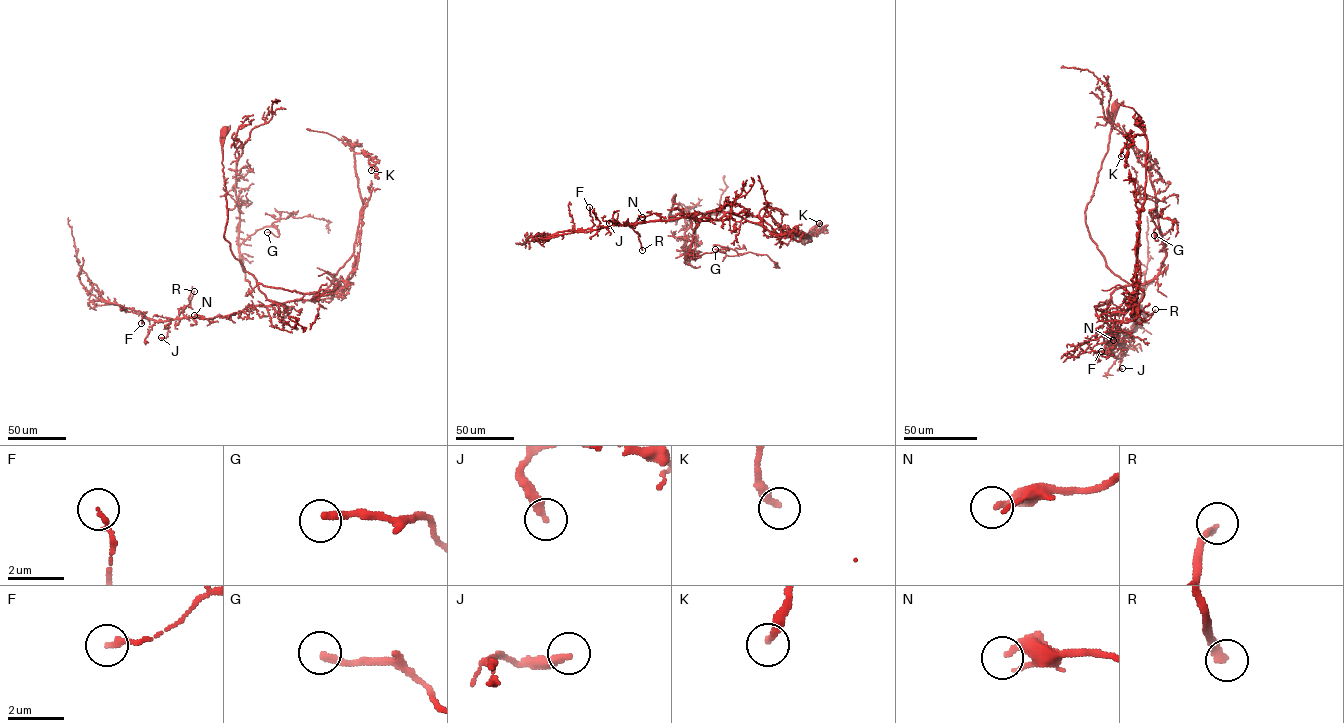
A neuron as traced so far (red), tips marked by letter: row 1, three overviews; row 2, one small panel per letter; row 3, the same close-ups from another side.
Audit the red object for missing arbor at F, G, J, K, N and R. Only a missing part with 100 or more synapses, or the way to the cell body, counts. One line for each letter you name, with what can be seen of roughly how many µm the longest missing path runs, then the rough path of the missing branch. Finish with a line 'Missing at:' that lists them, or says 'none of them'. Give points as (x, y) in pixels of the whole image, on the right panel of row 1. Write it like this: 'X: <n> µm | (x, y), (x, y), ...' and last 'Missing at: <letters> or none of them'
R: 130 µm | (1155, 309), (1169, 268), (1165, 250), (1166, 202), (1155, 178), (1135, 156)
Missing at: R

